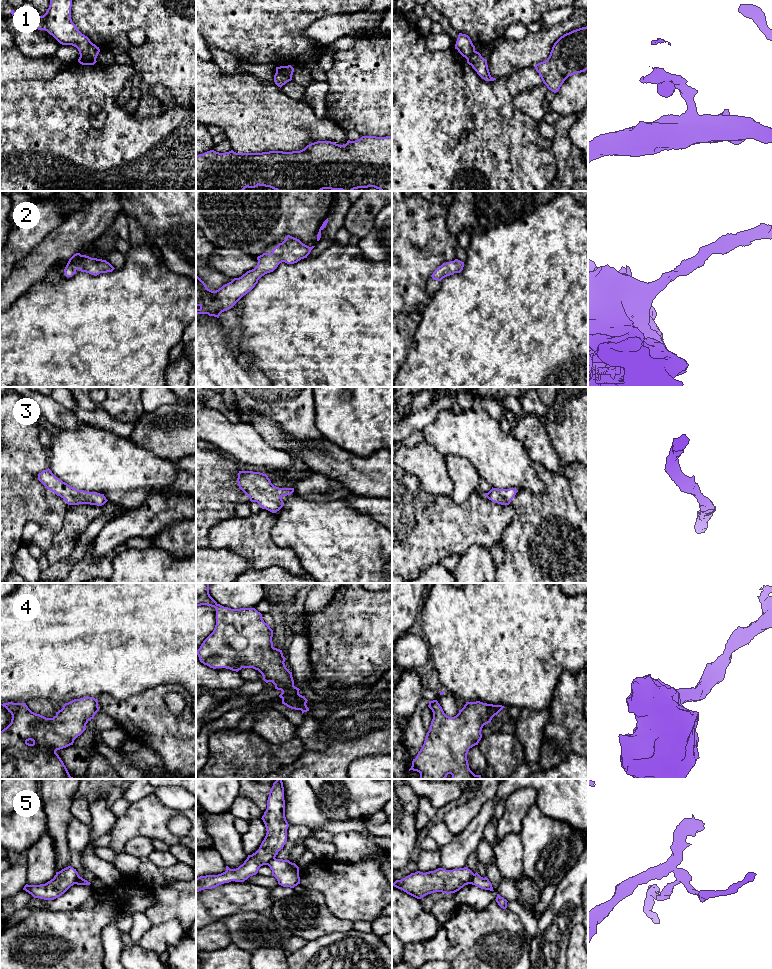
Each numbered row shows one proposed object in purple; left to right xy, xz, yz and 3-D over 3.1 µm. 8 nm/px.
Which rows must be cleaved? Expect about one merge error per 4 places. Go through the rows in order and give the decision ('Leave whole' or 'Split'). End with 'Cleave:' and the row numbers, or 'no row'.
1: Split
2: Leave whole
3: Leave whole
4: Leave whole
5: Split
Cleave: 1, 5

